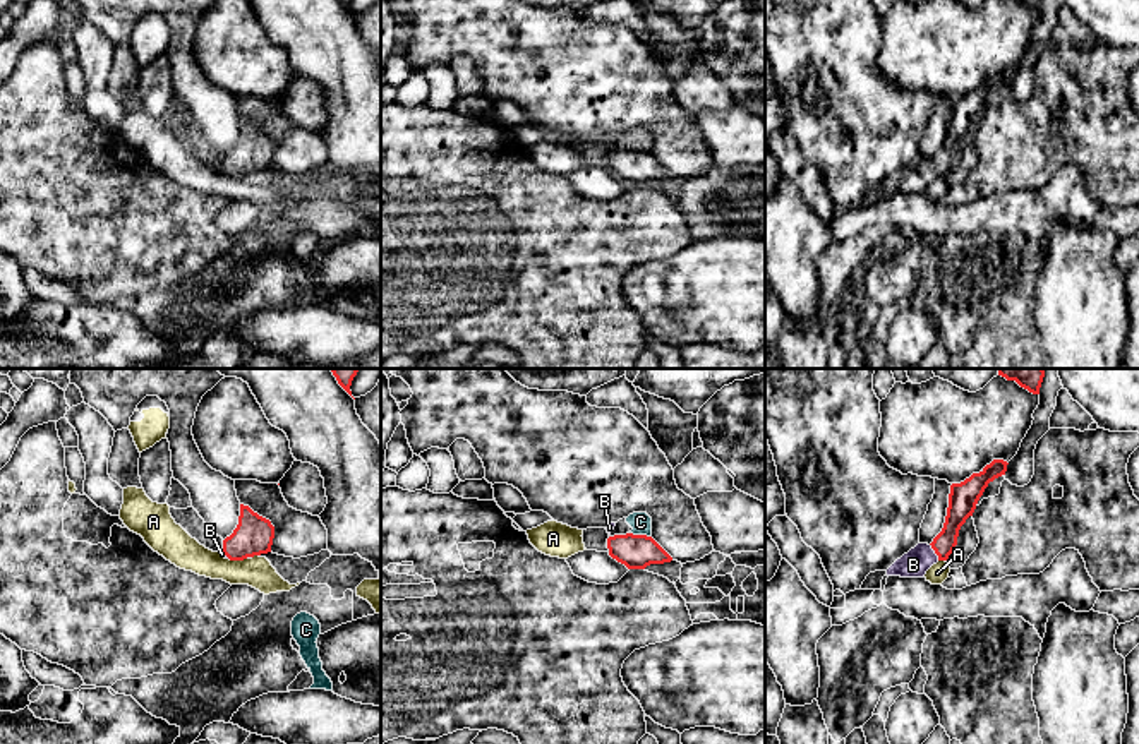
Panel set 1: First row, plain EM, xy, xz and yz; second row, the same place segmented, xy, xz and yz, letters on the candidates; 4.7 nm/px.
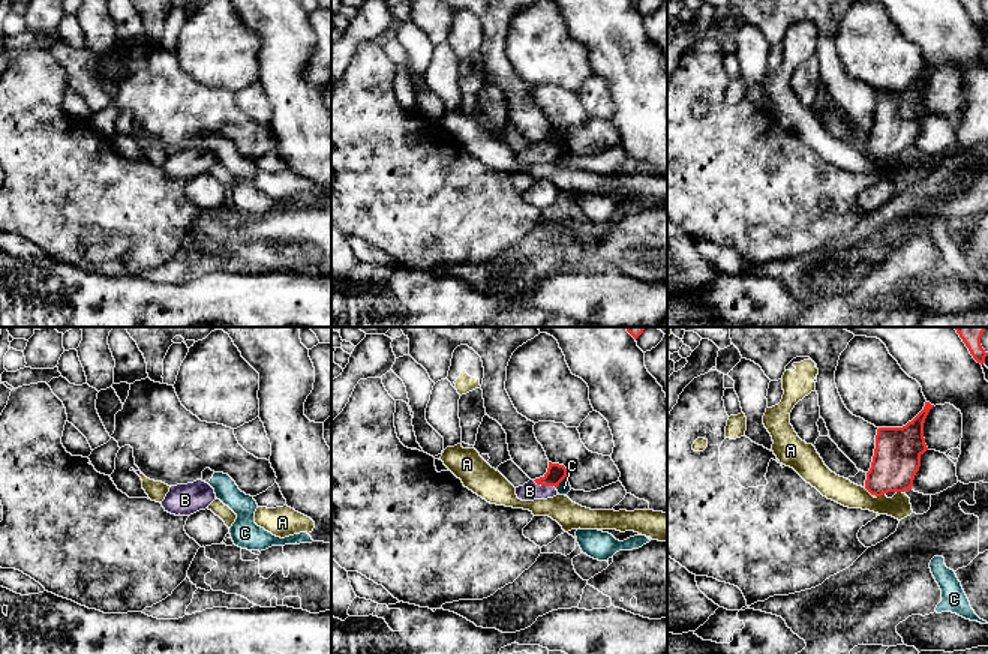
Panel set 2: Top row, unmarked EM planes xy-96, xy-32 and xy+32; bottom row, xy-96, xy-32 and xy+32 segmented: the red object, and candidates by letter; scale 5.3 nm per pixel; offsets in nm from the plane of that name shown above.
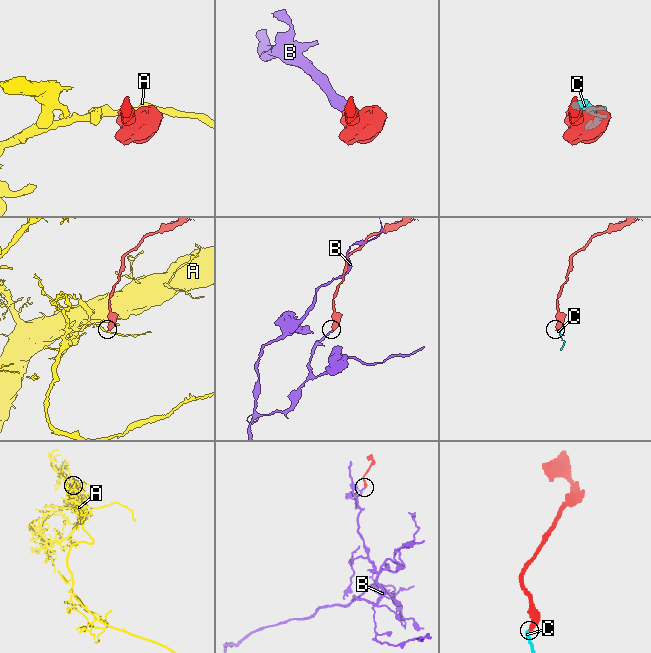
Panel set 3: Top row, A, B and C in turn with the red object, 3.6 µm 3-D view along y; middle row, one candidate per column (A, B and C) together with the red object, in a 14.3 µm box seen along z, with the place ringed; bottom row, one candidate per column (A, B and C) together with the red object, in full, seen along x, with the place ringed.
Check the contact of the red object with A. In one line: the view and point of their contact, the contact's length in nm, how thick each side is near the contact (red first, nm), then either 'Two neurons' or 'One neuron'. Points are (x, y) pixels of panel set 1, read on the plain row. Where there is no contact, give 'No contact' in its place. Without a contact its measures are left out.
Touches red at xy (237, 175). Shared border 90 nm. Thickness 180 nm (red) against 160 nm. Two neurons

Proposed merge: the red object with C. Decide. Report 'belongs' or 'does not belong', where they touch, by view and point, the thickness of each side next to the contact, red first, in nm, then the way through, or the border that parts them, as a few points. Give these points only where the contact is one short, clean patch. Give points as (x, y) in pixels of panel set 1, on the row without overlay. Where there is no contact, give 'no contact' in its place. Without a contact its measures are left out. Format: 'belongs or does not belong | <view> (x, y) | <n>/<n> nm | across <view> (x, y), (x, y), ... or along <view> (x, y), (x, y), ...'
does not belong | xz (640, 151) | 160/100 nm | along xz (632, 148), (649, 153)

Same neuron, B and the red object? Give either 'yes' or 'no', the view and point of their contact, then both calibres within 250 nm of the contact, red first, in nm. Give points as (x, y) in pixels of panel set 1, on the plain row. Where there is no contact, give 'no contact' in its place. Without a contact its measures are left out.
yes; contact yz (935, 168); calibres 120 and 130 nm

